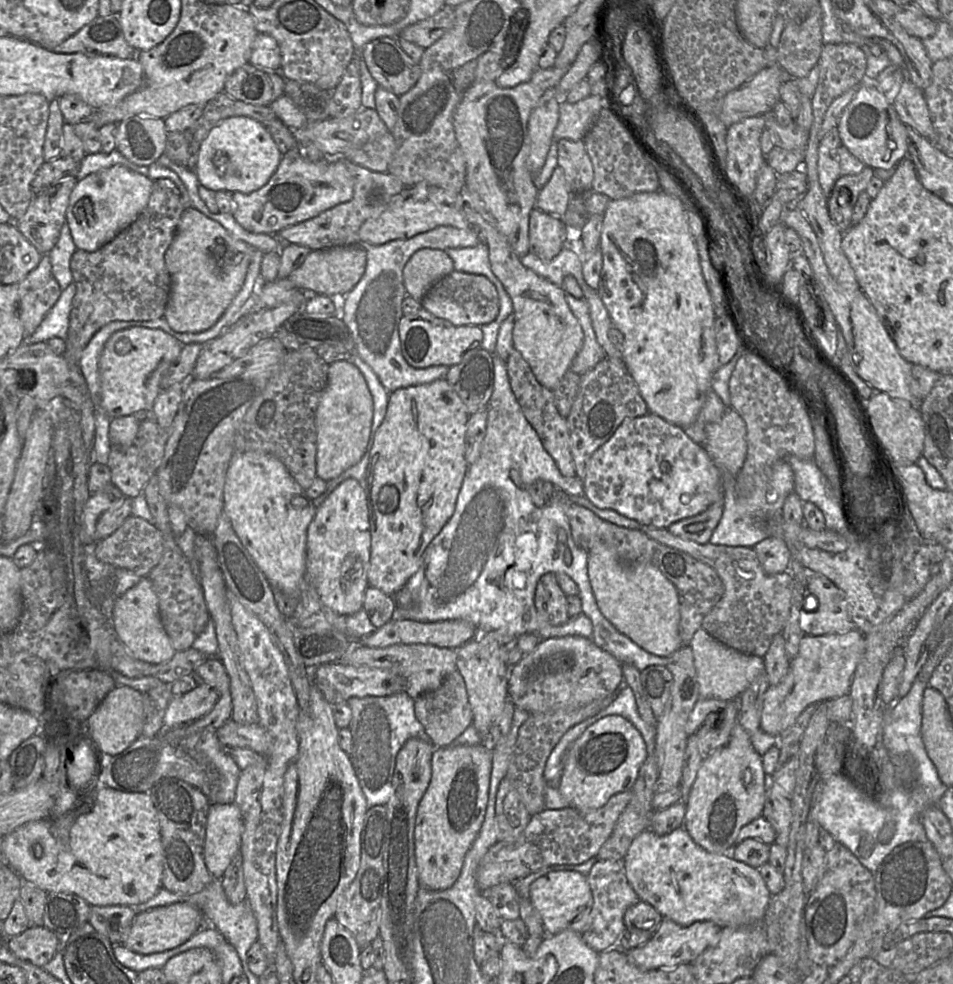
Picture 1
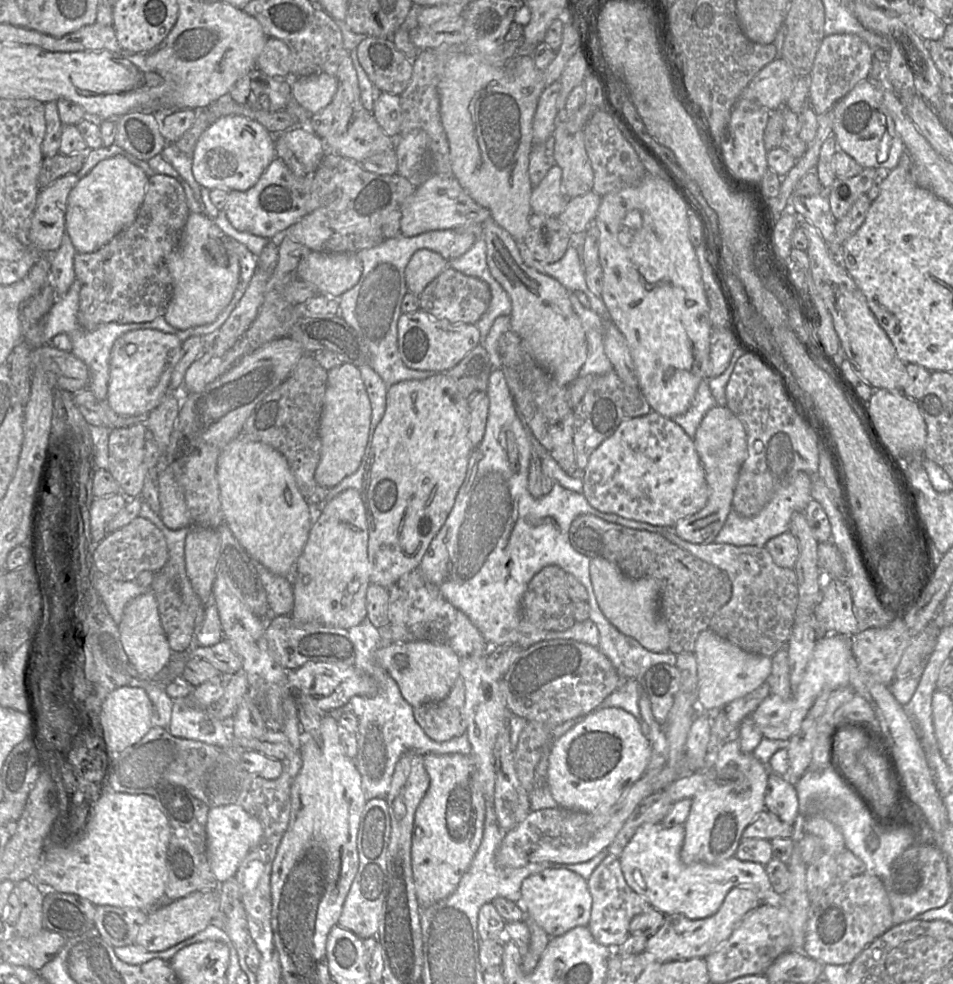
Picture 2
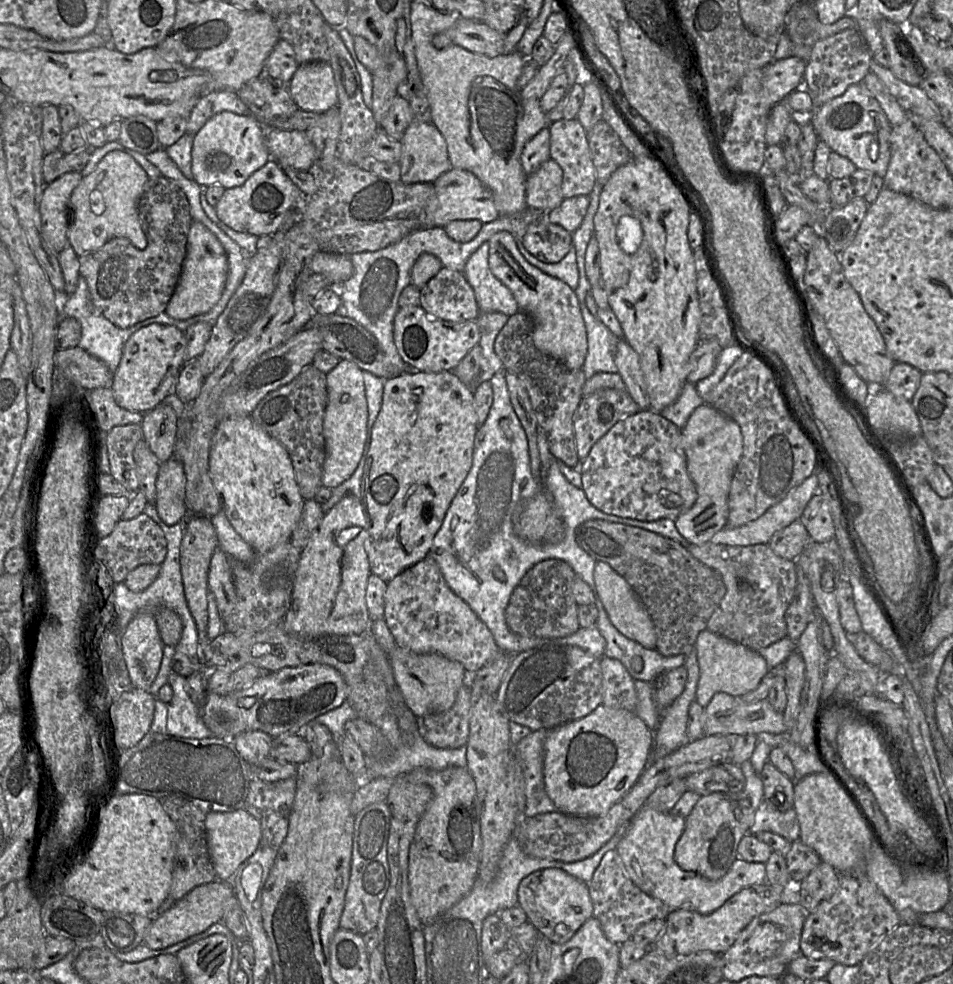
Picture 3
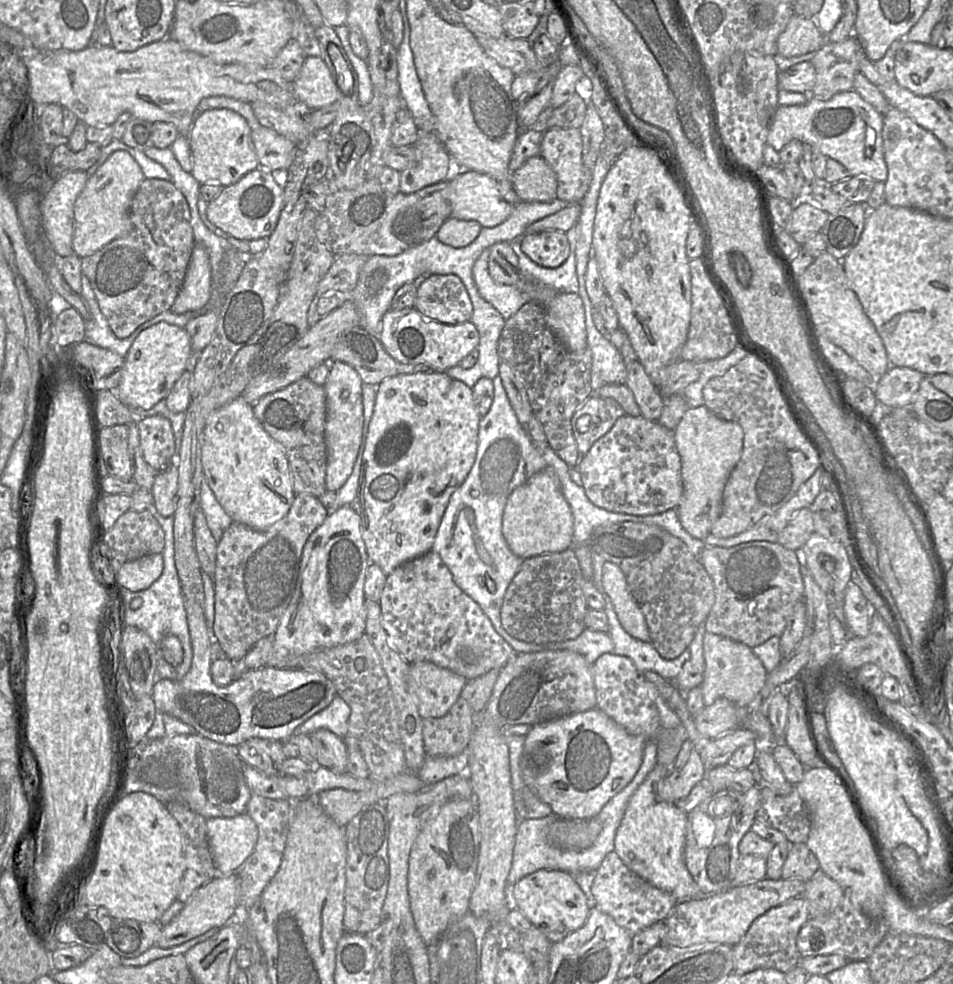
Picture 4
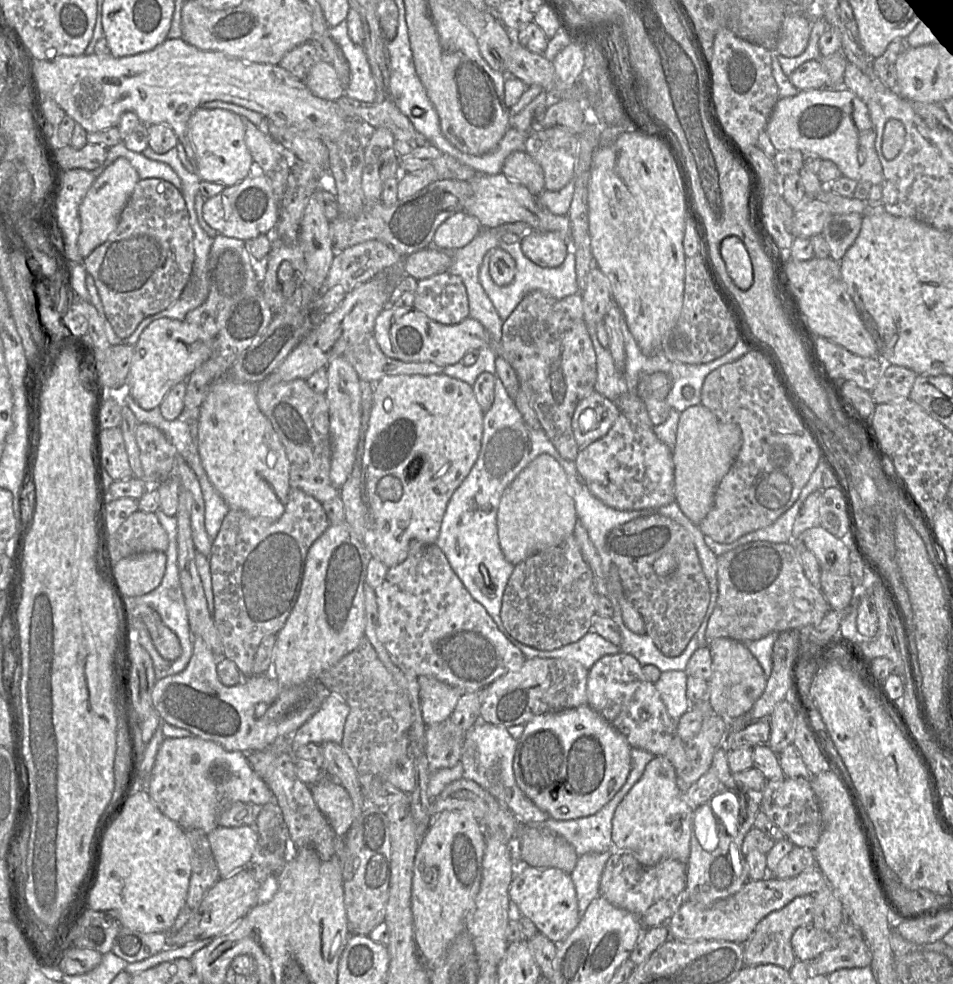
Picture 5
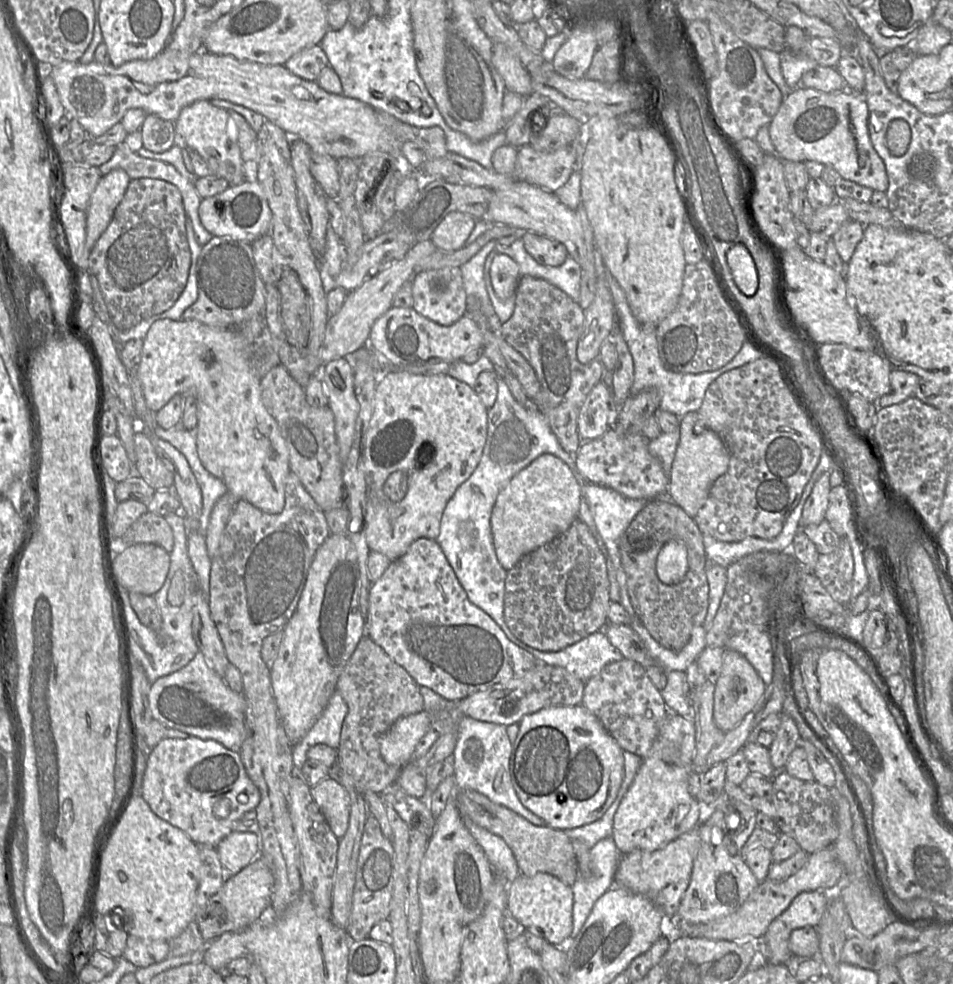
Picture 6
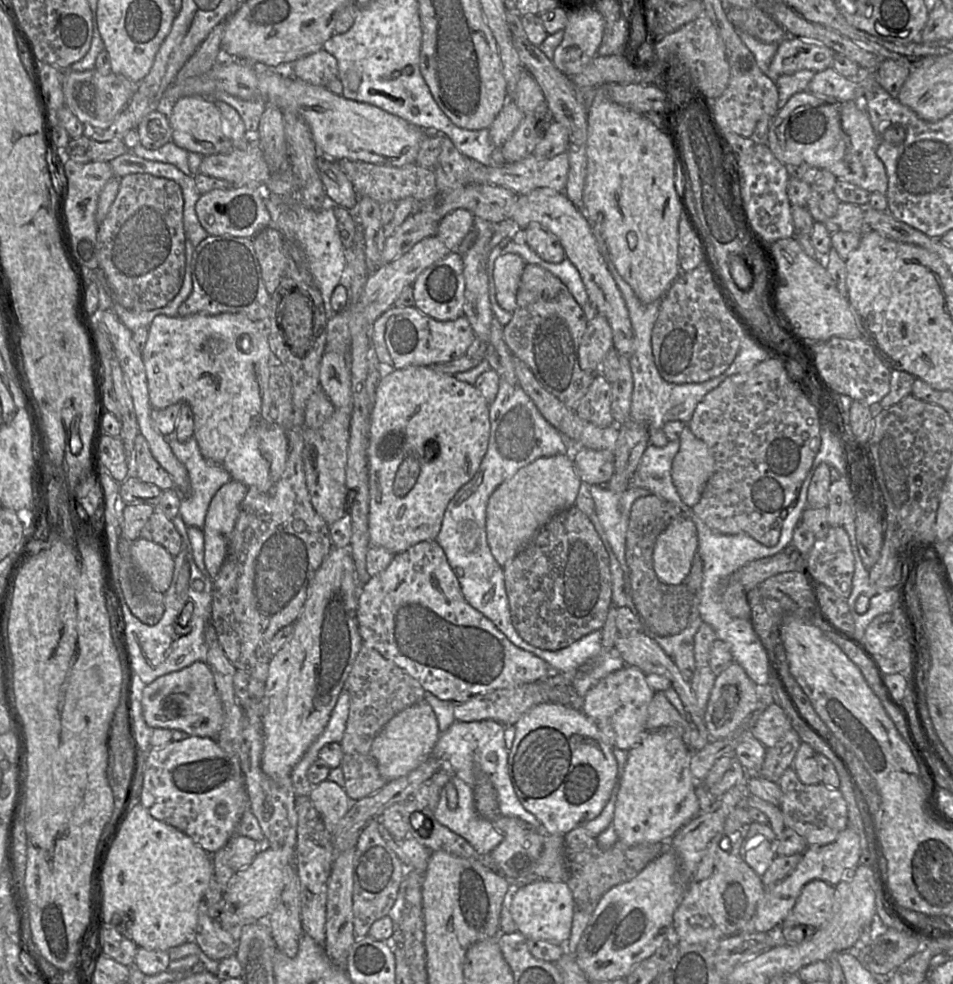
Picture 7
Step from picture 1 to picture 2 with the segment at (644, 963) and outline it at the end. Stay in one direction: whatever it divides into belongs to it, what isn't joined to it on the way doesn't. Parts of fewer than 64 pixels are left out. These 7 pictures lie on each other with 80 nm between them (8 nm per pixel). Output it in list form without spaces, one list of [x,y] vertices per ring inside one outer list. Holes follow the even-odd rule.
[[[735,887],[728,892],[719,910],[710,917],[691,920],[680,914],[665,915],[663,925],[648,938],[644,952],[663,963],[705,958],[726,941],[736,926],[762,903],[752,888]]]

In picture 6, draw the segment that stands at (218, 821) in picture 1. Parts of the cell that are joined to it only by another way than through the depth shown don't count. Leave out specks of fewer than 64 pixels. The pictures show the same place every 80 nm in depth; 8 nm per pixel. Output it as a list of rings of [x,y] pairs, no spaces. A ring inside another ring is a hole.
[[[232,831],[216,846],[226,877],[235,875],[259,856],[260,840],[251,832]]]

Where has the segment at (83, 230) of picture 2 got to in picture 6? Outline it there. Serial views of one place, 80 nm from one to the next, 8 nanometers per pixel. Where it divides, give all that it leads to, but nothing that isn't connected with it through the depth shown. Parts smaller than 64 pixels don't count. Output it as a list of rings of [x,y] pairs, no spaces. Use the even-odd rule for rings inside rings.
[[[113,169],[99,180],[90,200],[86,220],[86,243],[92,250],[111,222],[131,178],[123,169]]]

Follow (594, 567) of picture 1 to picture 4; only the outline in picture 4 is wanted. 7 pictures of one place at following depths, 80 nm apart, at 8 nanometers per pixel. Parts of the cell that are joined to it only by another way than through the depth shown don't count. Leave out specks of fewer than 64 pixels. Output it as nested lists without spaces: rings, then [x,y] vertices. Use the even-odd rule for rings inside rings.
[[[604,563],[602,587],[622,628],[635,639],[651,642],[645,617],[629,591],[624,574],[614,563]]]

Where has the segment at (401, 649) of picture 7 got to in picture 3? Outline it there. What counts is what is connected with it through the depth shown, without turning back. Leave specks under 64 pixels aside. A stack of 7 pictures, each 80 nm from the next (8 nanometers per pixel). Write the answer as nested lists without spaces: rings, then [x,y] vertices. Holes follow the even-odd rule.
[[[427,556],[388,582],[384,601],[384,619],[399,647],[417,654],[437,653],[457,661],[463,665],[469,677],[501,652],[489,628],[471,607],[451,590],[440,567],[431,557]]]

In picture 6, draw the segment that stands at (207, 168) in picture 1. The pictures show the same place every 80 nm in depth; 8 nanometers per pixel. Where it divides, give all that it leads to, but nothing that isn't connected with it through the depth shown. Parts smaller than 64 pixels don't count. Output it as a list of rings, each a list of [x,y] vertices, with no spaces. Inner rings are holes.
[[[198,100],[185,106],[174,122],[174,144],[181,149],[196,151],[216,178],[225,179],[230,186],[244,181],[257,181],[257,163],[244,162],[237,142],[237,132],[228,111],[218,108],[209,100]]]

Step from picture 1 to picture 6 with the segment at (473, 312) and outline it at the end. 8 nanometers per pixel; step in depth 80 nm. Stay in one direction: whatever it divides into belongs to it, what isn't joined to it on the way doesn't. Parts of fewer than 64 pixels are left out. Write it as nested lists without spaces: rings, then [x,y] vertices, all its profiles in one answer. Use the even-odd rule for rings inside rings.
[[[460,267],[416,272],[412,278],[412,296],[414,310],[440,325],[451,325],[466,315],[467,295]]]

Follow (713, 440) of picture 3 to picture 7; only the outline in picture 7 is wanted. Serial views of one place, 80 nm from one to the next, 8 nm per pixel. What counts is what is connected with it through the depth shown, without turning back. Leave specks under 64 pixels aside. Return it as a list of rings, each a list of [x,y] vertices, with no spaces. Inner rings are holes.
[[[687,425],[682,430],[679,440],[679,451],[673,459],[671,477],[681,500],[692,508],[700,500],[704,486],[713,473],[715,461],[706,443],[698,439]]]

